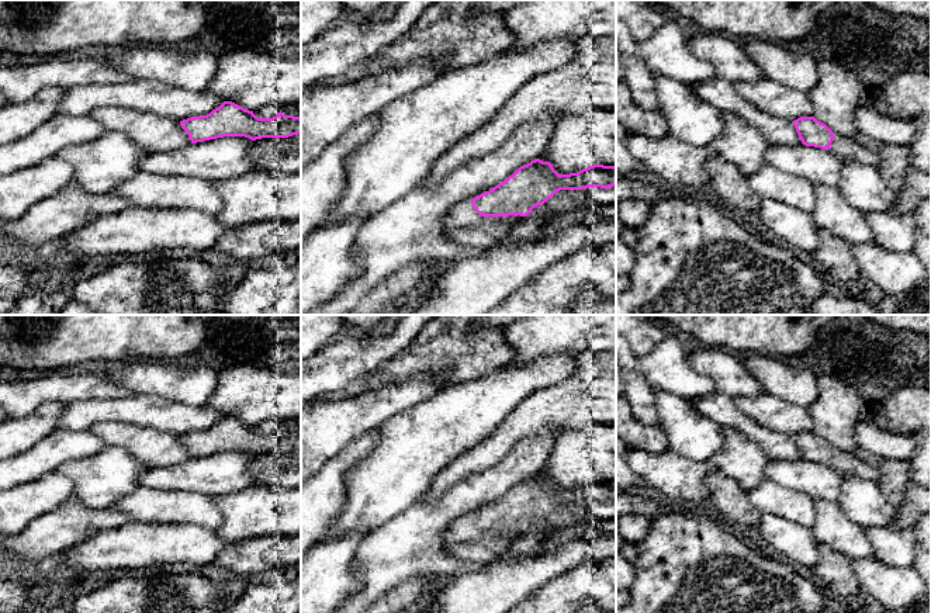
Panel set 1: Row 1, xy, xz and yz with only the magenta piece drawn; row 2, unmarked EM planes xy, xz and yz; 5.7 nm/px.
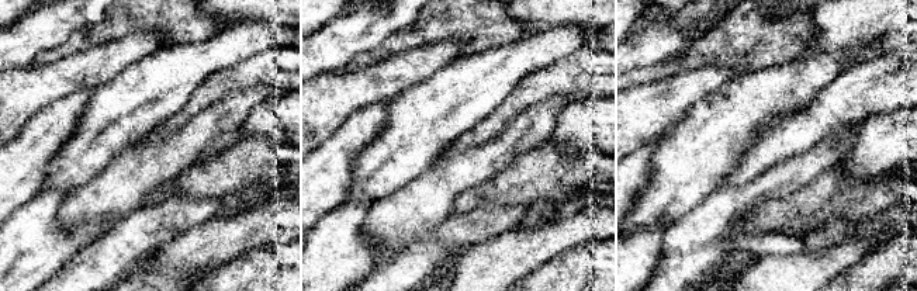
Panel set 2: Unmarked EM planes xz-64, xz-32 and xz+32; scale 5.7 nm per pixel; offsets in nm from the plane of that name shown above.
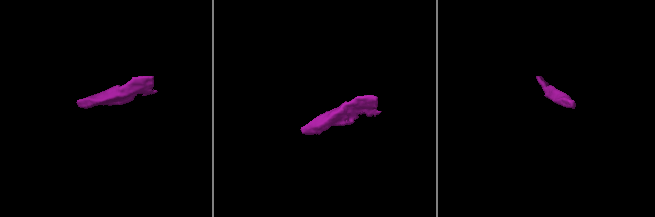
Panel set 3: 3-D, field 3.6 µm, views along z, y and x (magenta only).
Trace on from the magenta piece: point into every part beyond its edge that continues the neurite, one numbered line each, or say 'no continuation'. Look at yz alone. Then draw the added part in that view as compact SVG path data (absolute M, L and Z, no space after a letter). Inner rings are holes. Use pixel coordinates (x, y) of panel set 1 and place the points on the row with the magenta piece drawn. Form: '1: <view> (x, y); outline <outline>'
1: yz (844, 148); outline M837 132L833 134L834 139L828 150L835 157L838 157L841 162L856 160L878 167L878 164L880 163L880 155L876 150L861 146L852 138L840 135Z

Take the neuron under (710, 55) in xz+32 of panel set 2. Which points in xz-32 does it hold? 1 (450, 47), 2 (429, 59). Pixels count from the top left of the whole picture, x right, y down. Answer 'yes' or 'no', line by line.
1: no
2: no

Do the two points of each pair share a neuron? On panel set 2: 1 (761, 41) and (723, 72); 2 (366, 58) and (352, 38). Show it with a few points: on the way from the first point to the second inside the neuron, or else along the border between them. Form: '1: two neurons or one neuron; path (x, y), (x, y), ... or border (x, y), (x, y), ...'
1: two neurons; border (698, 69), (730, 66), (737, 76)
2: two neurons; border (391, 34), (374, 48), (356, 54), (335, 70)

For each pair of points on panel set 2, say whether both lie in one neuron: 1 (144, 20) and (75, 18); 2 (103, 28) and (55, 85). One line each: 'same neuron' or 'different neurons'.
1: different neurons
2: different neurons

